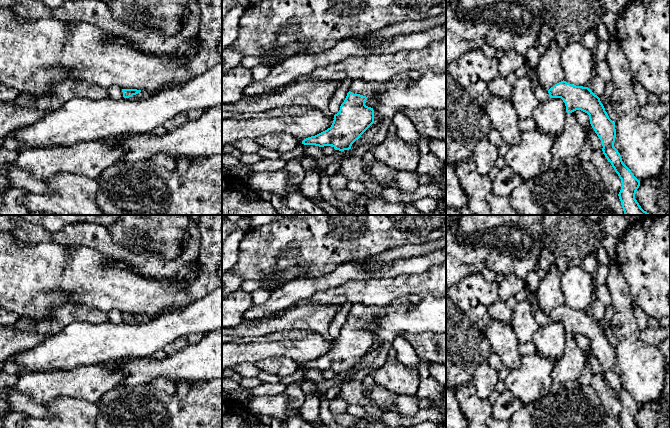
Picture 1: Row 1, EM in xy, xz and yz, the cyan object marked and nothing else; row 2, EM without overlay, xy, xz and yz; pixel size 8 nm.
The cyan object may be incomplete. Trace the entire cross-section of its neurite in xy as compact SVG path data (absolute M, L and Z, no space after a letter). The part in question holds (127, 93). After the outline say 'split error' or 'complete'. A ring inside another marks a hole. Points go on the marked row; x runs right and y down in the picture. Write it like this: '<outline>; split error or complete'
M122 89L123 97L124 98L131 98L131 99L139 99L139 98L147 98L151 95L151 93L147 91L141 91L137 89Z; split error

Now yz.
M528 69L526 76L531 80L535 95L540 102L548 101L550 98L561 98L567 113L581 110L589 115L590 124L601 140L603 154L621 179L622 186L618 196L624 214L651 215L644 211L635 199L640 181L623 163L620 153L614 147L615 122L609 118L600 98L588 87L576 86L564 80L546 90L540 85L536 71Z; split error

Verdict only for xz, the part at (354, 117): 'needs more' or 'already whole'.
needs more

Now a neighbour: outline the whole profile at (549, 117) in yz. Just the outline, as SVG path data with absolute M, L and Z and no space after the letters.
M550 98L548 101L539 103L532 119L536 129L555 138L562 132L567 114L565 103L561 98Z

